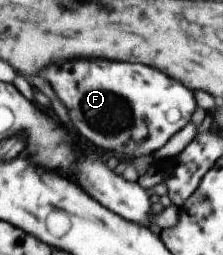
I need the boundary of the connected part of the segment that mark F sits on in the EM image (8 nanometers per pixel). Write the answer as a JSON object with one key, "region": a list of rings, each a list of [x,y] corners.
{"region":[[[75,60],[75,62],[63,62],[59,66],[49,66],[43,70],[43,74],[47,82],[51,84],[55,96],[65,106],[67,116],[79,136],[83,136],[87,142],[92,142],[94,146],[105,152],[121,154],[131,160],[147,154],[151,155],[161,148],[175,132],[181,130],[189,122],[196,107],[193,94],[185,86],[141,64]]]}

